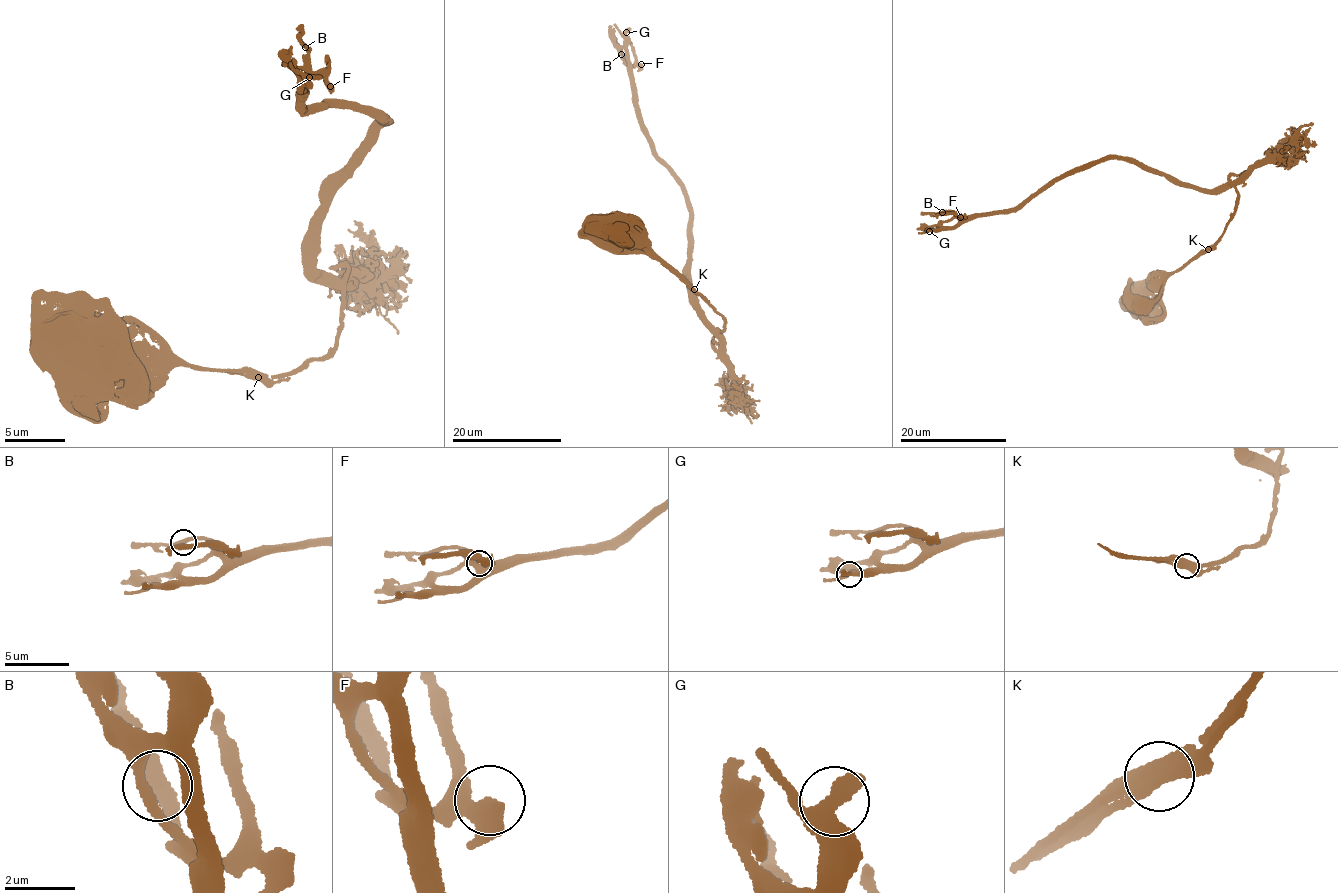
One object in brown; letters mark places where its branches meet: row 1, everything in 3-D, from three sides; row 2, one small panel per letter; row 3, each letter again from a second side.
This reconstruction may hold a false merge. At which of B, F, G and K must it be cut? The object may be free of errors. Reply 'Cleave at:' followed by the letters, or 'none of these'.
Cleave at: none of these

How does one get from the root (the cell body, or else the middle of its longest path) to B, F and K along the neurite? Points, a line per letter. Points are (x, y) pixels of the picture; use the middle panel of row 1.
B: (600, 227), (678, 271), (722, 316), (721, 332), (691, 287), (686, 196), (642, 122), (621, 54)
F: (600, 227), (678, 271), (722, 316), (721, 332), (691, 287), (688, 203), (642, 122), (630, 70), (641, 64)
K: (600, 227), (605, 227), (622, 245), (639, 244), (652, 249), (678, 271), (694, 290)

